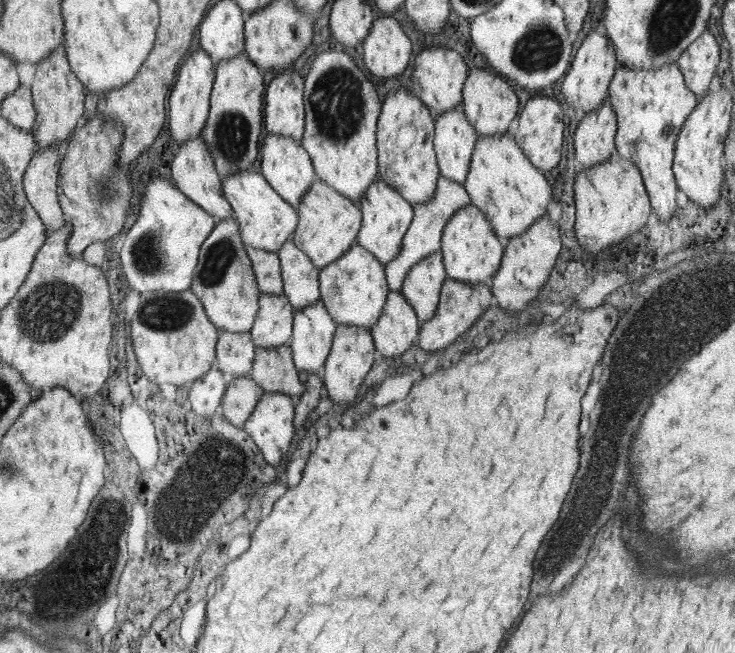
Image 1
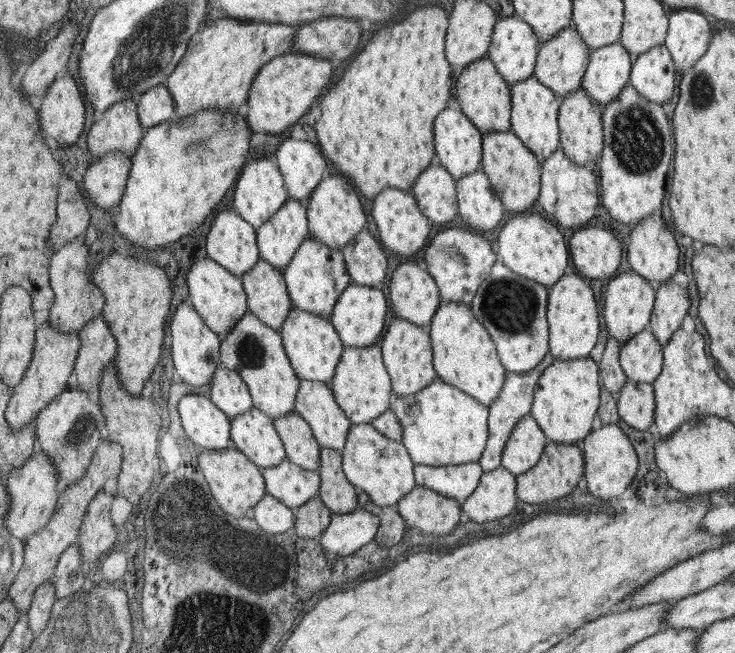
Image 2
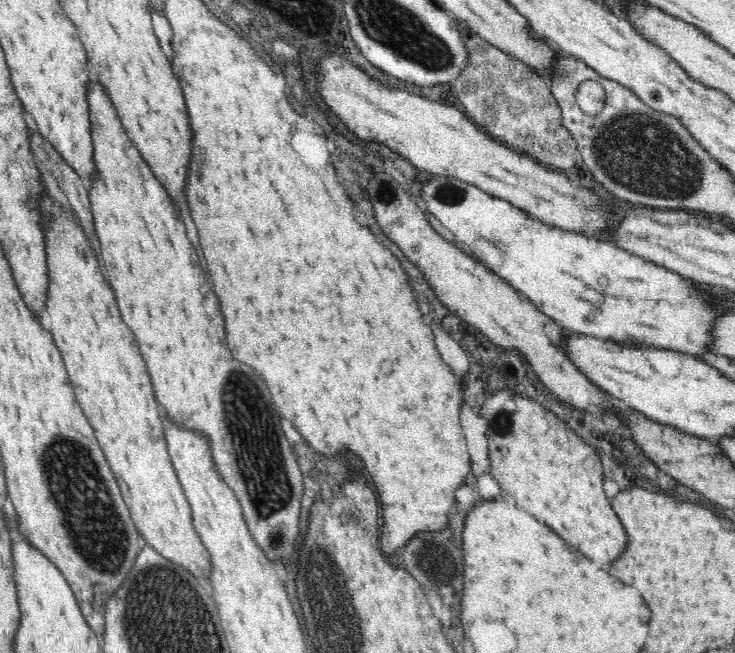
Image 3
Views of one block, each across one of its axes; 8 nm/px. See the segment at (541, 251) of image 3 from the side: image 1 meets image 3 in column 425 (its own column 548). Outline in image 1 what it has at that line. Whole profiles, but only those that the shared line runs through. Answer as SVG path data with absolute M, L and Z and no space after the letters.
M513 133L480 135L464 184L473 205L485 213L503 240L524 235L538 218L542 218L548 202L552 200L552 190L544 174L518 145Z

